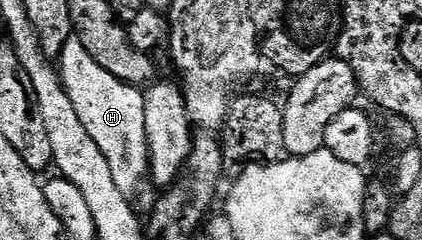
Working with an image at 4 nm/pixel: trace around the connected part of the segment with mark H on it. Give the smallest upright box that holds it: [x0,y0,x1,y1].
[57,36,149,199]

